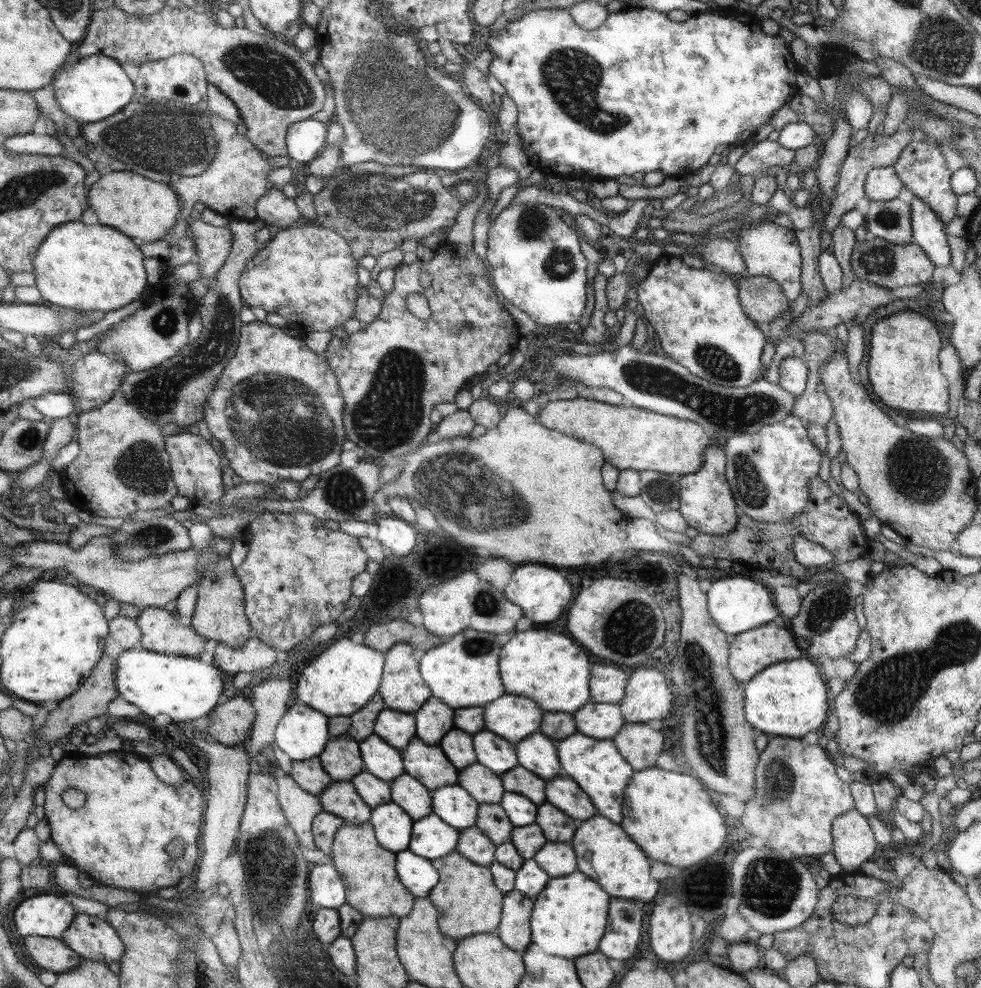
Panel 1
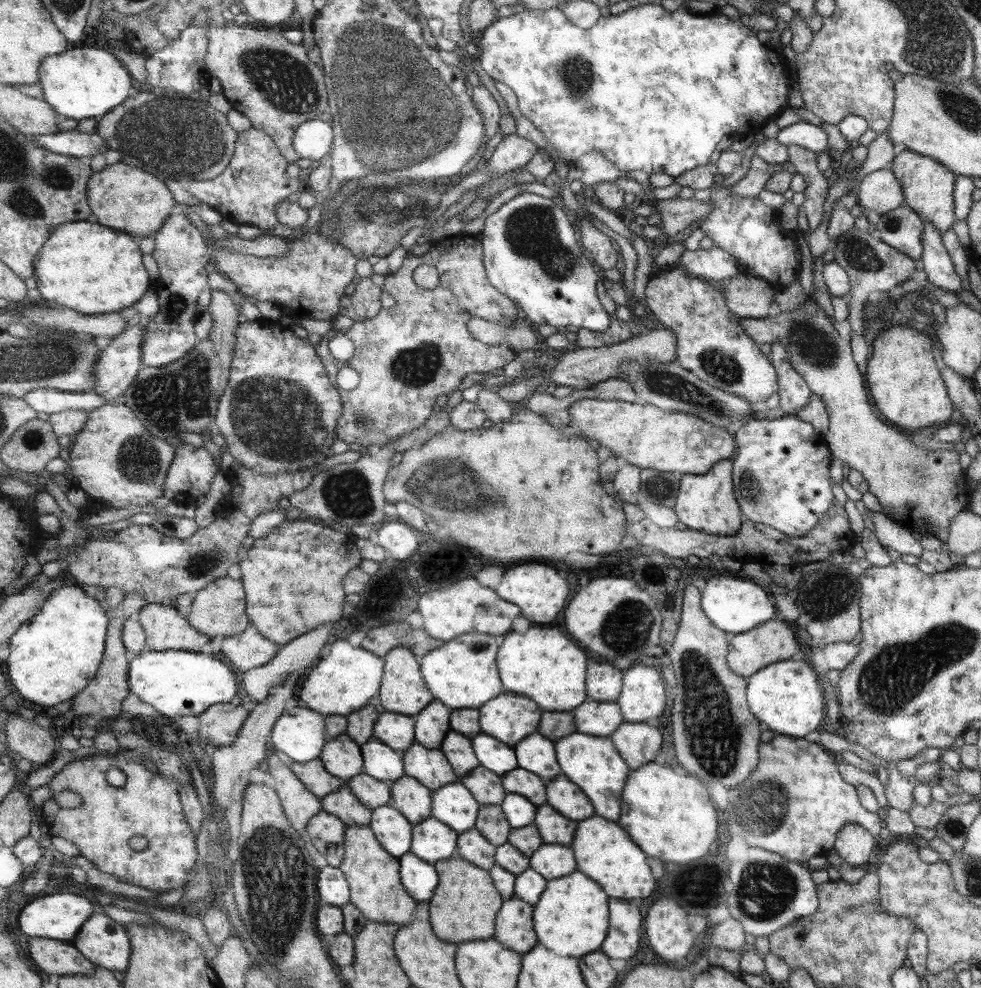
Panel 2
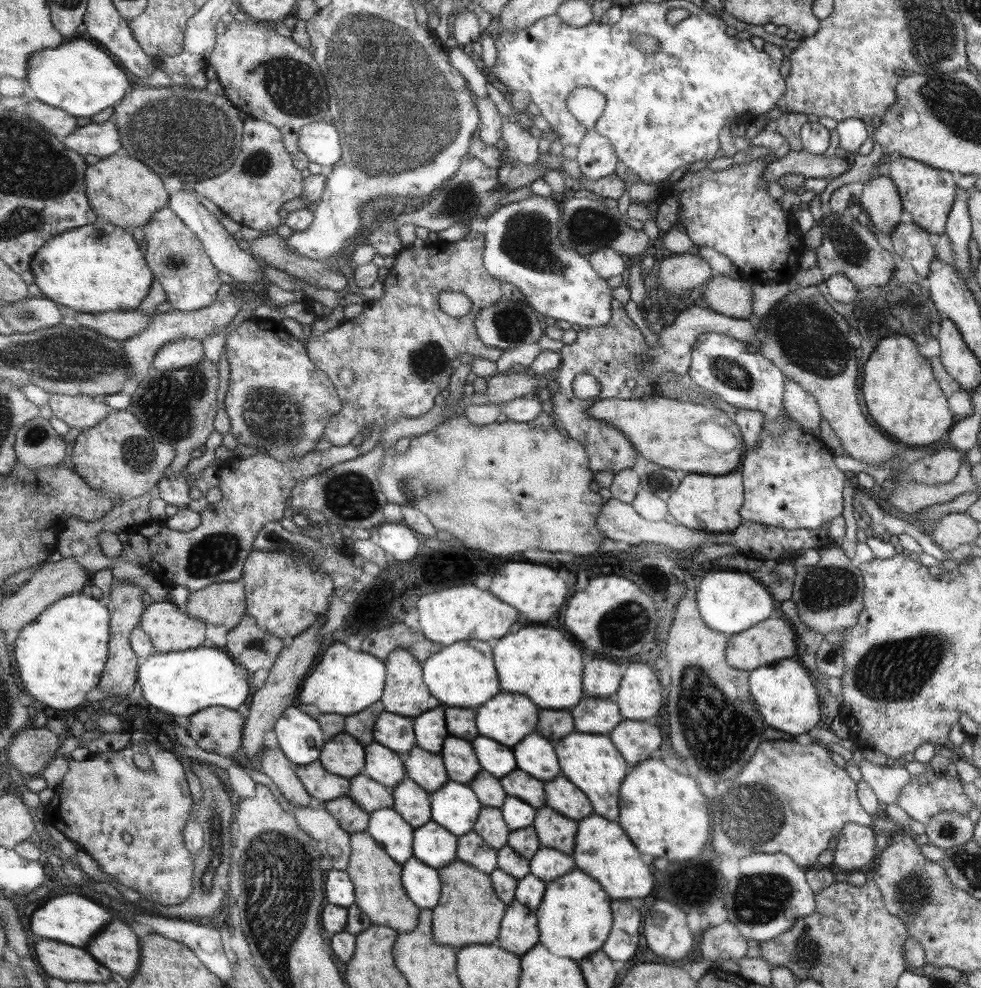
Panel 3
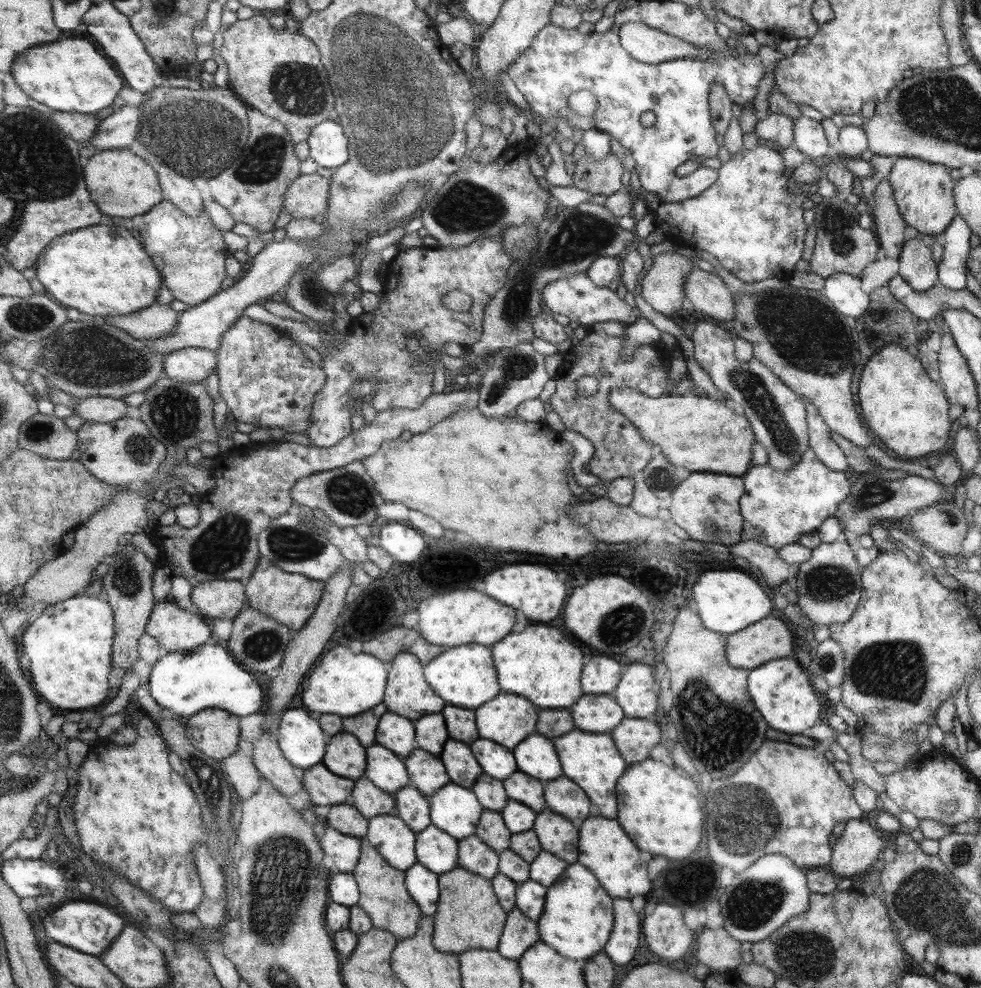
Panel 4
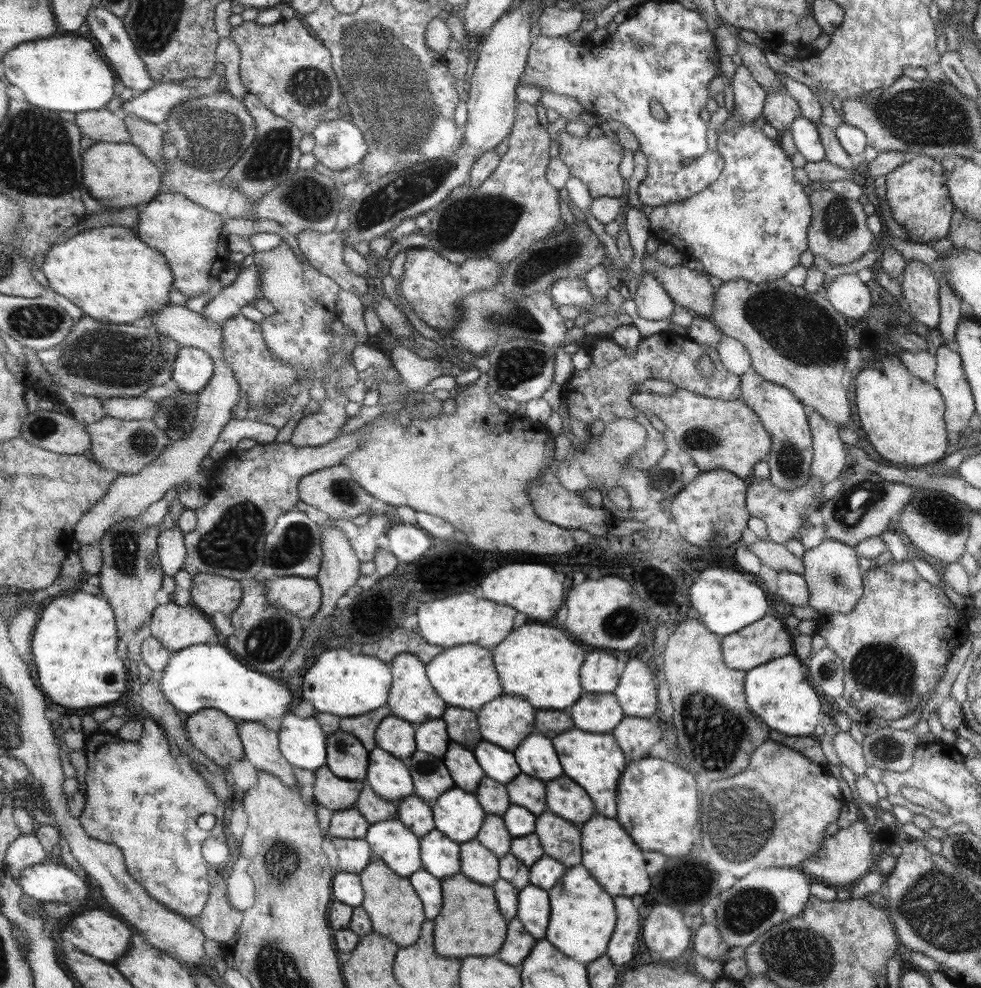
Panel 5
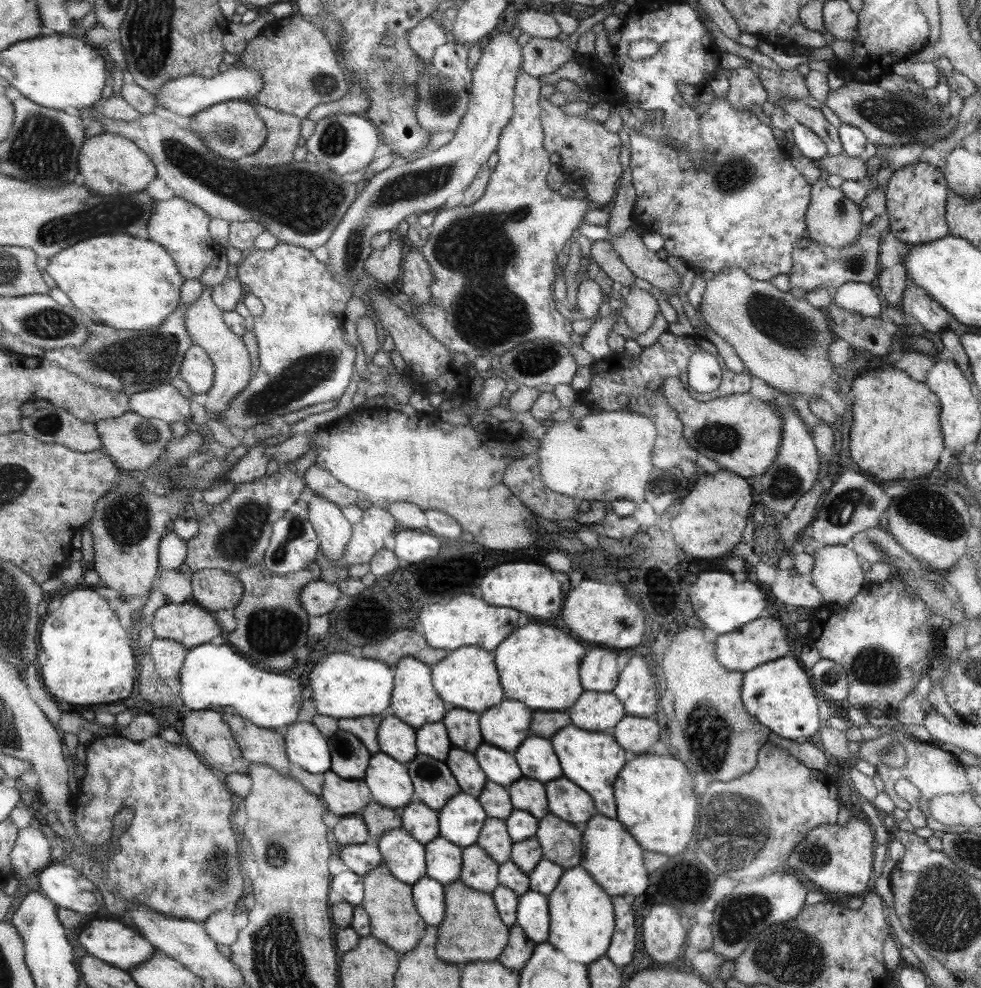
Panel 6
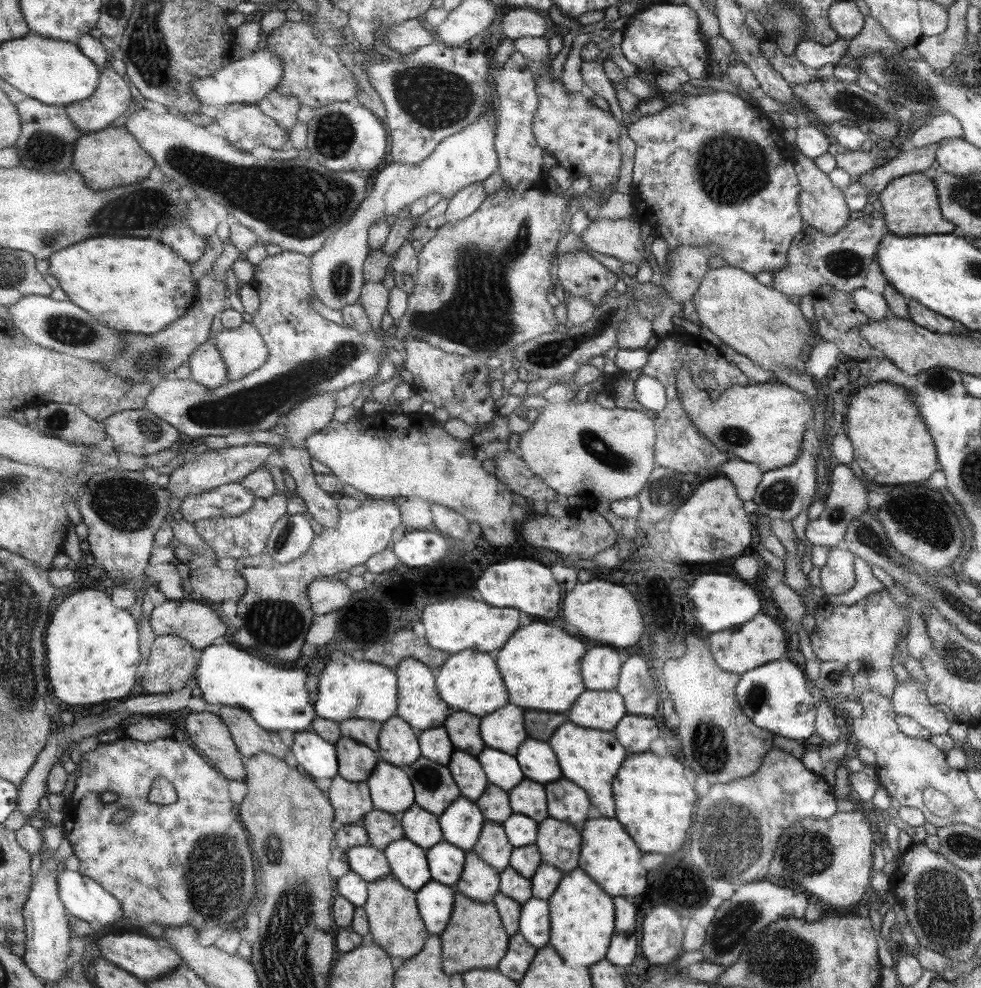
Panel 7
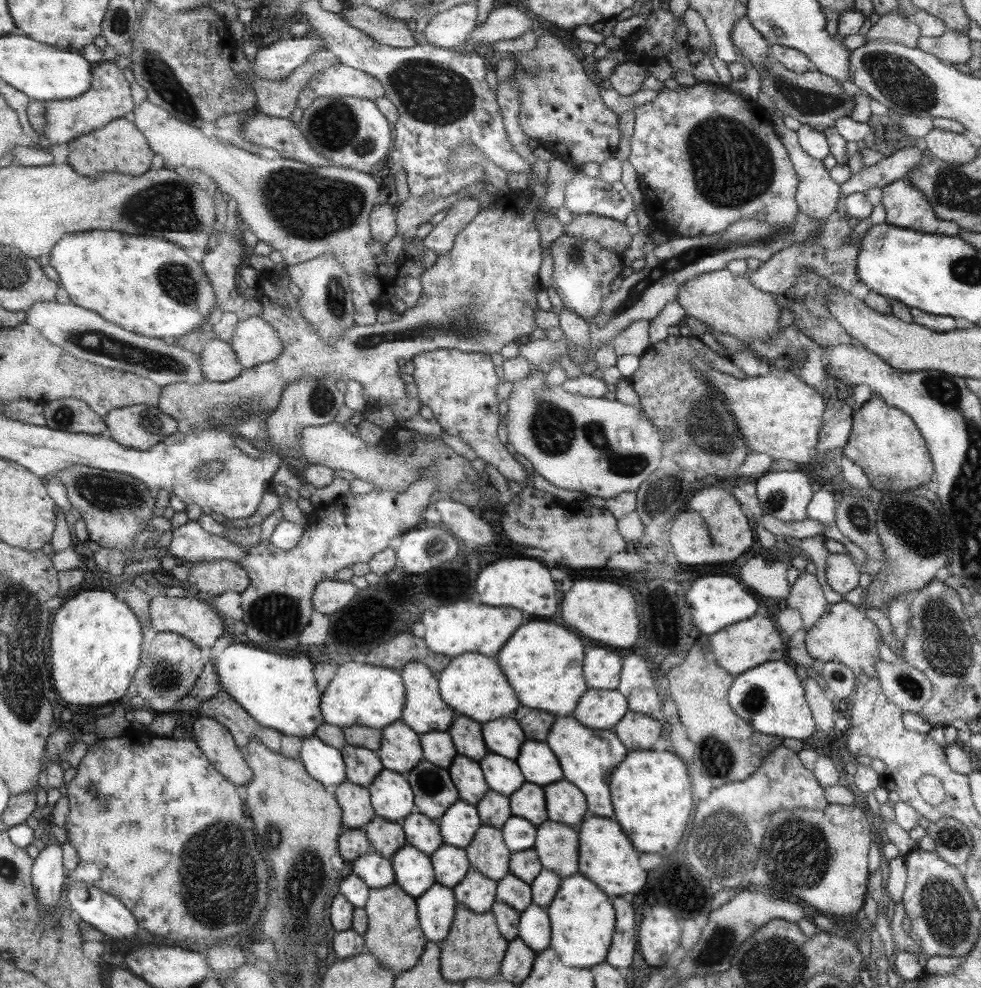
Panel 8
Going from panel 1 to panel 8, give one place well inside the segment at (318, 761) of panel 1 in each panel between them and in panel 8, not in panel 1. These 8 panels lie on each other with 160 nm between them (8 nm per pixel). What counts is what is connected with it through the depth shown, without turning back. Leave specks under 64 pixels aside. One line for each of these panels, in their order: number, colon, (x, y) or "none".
2: (317, 778)
3: (321, 784)
4: (326, 788)
5: (335, 793)
6: (344, 797)
7: (353, 801)
8: (358, 811)

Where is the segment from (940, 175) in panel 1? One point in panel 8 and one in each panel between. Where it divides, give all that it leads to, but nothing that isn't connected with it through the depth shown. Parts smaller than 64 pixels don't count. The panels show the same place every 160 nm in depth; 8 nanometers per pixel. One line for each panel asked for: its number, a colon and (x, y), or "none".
2: (927, 186)
3: (926, 194)
4: (921, 191)
5: (915, 191)
6: (915, 195)
7: (910, 204)
8: (905, 206)

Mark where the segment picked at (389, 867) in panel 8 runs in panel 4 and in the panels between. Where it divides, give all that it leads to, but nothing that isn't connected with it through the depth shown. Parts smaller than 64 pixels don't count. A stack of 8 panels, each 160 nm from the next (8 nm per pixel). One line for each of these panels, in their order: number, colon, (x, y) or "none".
4: (344, 851)
5: (354, 855)
6: (362, 858)
7: (370, 862)

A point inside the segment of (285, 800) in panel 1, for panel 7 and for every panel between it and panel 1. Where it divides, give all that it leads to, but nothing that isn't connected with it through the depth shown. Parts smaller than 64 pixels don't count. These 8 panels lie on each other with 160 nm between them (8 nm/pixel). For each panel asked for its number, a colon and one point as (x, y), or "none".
2: (301, 805)
3: (275, 764)
4: (268, 757)
5: (262, 745)
6: (260, 745)
7: (251, 739)

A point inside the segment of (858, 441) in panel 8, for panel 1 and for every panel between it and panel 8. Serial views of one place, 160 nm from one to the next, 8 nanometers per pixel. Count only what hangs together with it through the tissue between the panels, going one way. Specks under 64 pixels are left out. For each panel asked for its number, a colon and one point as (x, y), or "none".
1: (903, 370)
2: (905, 383)
3: (901, 393)
4: (904, 407)
5: (902, 417)
6: (895, 428)
7: (891, 444)

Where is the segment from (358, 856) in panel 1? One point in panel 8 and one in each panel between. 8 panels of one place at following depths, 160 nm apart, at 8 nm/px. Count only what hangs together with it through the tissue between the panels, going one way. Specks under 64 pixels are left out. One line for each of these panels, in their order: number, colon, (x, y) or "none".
2: (374, 874)
3: (380, 892)
4: (384, 895)
5: (396, 910)
6: (395, 917)
7: (396, 924)
8: (395, 936)

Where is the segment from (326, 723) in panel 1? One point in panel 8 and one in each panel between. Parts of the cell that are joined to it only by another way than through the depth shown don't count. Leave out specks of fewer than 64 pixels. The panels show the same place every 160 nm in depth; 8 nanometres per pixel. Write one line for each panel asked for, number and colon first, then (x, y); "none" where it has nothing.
2: (300, 733)
3: (302, 738)
4: (303, 741)
5: (303, 742)
6: (307, 746)
7: (319, 758)
8: (326, 763)

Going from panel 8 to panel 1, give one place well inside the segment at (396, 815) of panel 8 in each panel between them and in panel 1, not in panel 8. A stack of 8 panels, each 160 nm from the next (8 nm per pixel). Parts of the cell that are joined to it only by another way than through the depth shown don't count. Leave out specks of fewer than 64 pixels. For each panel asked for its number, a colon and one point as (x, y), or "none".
1: (387, 762)
2: (382, 762)
3: (384, 765)
4: (387, 770)
5: (391, 777)
6: (390, 781)
7: (393, 791)

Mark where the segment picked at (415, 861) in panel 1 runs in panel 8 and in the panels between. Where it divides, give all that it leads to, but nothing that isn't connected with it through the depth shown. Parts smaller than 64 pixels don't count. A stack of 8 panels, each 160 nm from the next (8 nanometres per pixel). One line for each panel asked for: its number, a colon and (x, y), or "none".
2: (421, 878)
3: (423, 883)
4: (424, 885)
5: (429, 887)
6: (430, 895)
7: (435, 900)
8: (436, 907)

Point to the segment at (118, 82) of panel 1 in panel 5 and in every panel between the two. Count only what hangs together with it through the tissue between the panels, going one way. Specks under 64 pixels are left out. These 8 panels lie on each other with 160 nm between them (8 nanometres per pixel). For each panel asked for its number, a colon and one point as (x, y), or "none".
2: (83, 82)
3: (80, 78)
4: (70, 76)
5: (65, 74)

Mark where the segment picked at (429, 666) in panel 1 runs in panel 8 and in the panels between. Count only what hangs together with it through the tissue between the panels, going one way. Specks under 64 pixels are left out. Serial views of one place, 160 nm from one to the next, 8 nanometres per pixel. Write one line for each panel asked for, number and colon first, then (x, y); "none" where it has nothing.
2: (462, 674)
3: (461, 675)
4: (464, 676)
5: (463, 676)
6: (467, 679)
7: (469, 682)
8: (471, 685)

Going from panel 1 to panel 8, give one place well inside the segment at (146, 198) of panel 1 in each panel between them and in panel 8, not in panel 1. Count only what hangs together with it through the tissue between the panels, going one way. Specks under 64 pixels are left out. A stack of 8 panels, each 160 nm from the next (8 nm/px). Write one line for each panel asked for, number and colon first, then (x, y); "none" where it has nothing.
2: (127, 198)
3: (122, 188)
4: (123, 184)
5: (119, 174)
6: (110, 164)
7: (109, 158)
8: (119, 147)

